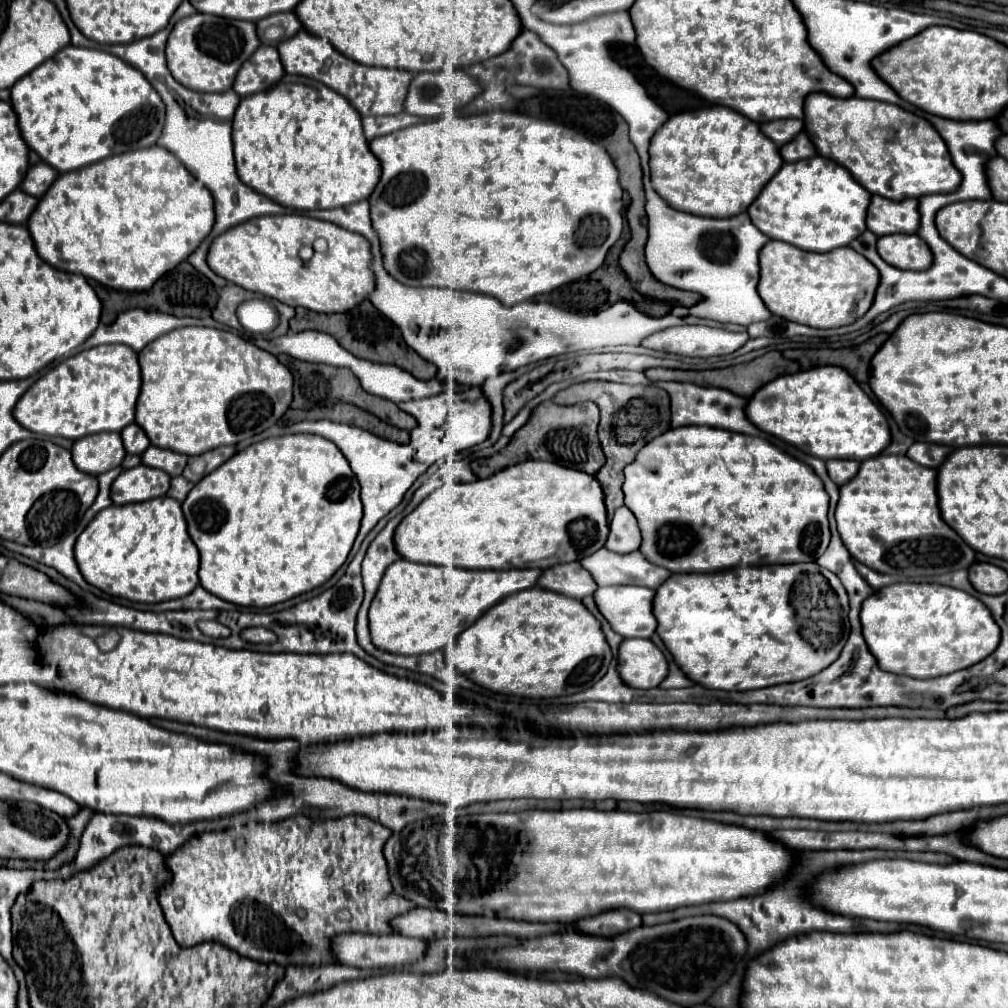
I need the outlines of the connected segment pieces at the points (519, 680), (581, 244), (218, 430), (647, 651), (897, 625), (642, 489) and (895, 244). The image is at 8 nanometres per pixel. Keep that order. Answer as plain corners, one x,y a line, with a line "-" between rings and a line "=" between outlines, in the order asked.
540,586
520,590
510,594
500,604
486,610
480,620
476,620
454,646
454,668
466,674
476,684
500,692
516,694
524,698
552,698
576,694
592,684
596,684
608,670
612,660
612,650
594,614
578,600
=
492,110
484,114
460,116
460,114
444,114
436,120
426,120
404,130
374,138
370,142
370,150
382,160
382,178
376,186
376,194
370,194
370,216
372,226
376,228
386,270
400,282
408,286
444,286
450,290
468,290
468,292
482,292
488,296
498,298
504,306
512,306
516,302
524,302
536,294
552,292
554,288
576,282
590,272
598,270
604,264
606,252
610,246
620,238
624,218
622,218
622,188
618,182
618,170
600,144
592,142
588,136
564,126
560,122
532,118
528,114
512,112
512,110
=
202,326
172,330
156,338
156,342
150,342
138,356
142,366
142,392
140,402
136,404
136,424
146,432
154,446
192,456
184,468
184,478
190,482
202,480
206,474
234,456
236,446
226,444
238,444
274,426
292,402
292,372
280,364
274,354
226,330
=
628,638
620,644
618,672
632,688
656,688
668,676
668,662
652,640
=
892,584
874,592
862,606
860,612
864,640
878,660
882,670
894,674
906,674
912,678
936,678
962,668
968,668
984,660
1000,644
1000,628
994,622
990,610
974,596
964,590
942,586
942,584
=
680,426
670,428
668,432
656,436
652,442
640,448
634,462
624,468
624,504
634,512
640,532
642,544
640,552
656,566
662,566
670,572
718,572
736,566
754,566
754,564
792,564
792,562
814,562
824,554
830,544
830,524
828,524
828,494
824,490
818,474
804,462
796,460
776,444
768,442
760,436
736,434
730,430
716,430
708,426
=
890,234
878,238
878,250
884,262
904,270
928,270
932,250
918,234

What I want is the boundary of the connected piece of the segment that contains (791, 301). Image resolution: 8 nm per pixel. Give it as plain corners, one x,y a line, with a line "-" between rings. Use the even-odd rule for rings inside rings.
770,240
760,250
760,298
772,314
798,324
812,328
838,328
852,324
854,318
862,318
870,310
878,284
880,274
876,266
850,246
816,254
796,250
796,246
786,242

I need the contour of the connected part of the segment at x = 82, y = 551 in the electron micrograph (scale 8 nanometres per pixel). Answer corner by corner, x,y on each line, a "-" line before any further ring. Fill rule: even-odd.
170,496
104,508
78,536
74,556
88,584
134,602
182,598
200,584
198,548
188,536
180,502

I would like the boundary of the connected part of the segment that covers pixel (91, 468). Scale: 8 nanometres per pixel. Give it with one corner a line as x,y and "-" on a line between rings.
92,434
76,440
72,446
74,464
78,470
92,476
100,476
102,472
120,466
124,456
126,450
120,434

